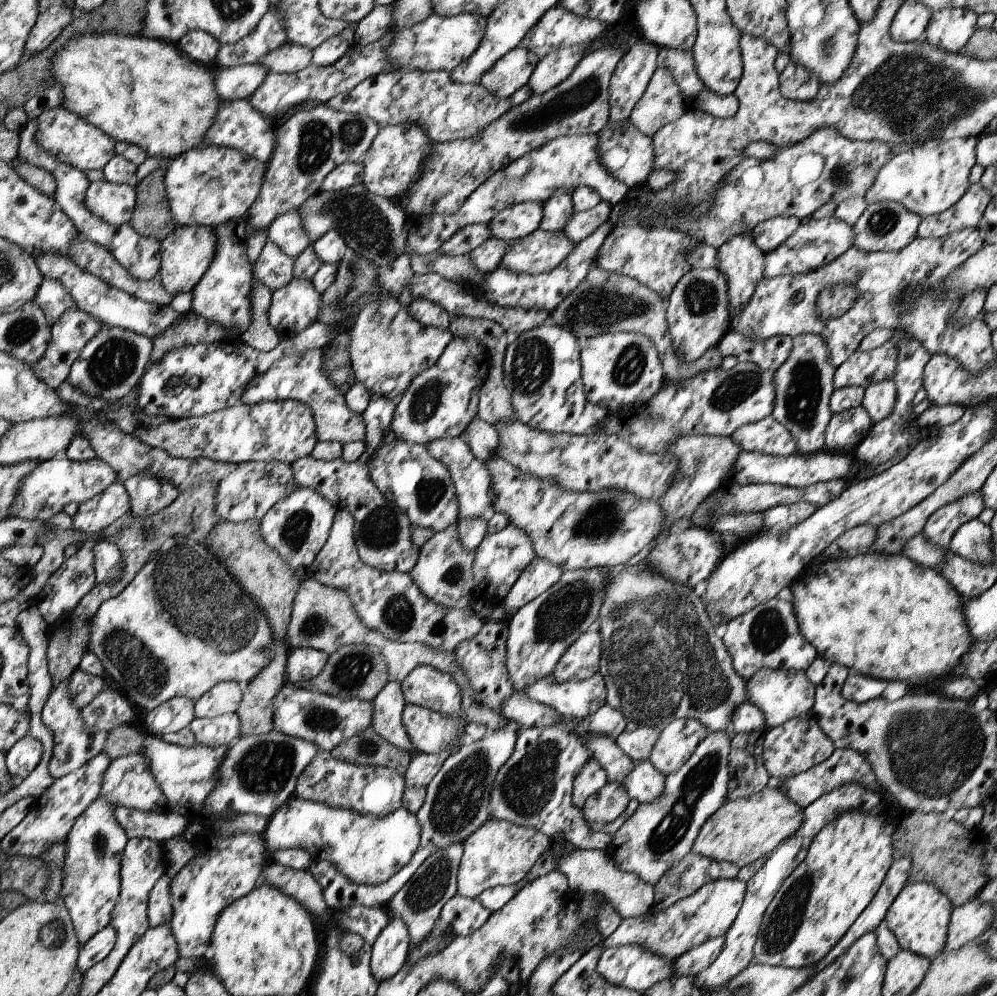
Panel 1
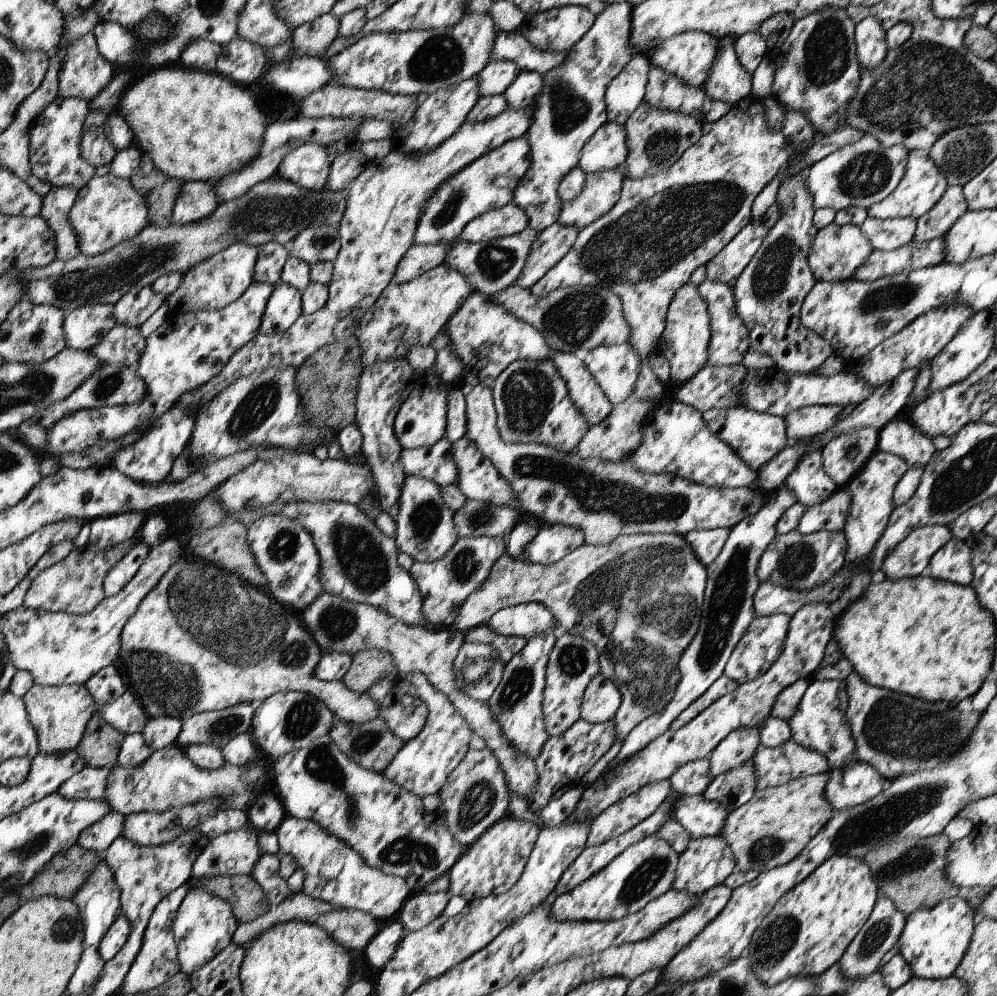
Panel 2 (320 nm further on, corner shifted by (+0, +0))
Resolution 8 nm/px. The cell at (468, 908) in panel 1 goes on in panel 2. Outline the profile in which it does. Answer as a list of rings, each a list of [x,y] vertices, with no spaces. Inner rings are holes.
[[[447,892],[411,894],[399,910],[398,920],[408,932],[420,930],[442,915],[449,898]]]

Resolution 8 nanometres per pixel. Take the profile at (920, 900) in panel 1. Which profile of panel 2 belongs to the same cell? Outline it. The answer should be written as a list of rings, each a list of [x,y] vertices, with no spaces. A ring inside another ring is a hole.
[[[957,896],[941,900],[932,908],[916,910],[905,922],[898,942],[899,954],[910,965],[914,977],[950,978],[968,950],[976,922],[976,910]]]

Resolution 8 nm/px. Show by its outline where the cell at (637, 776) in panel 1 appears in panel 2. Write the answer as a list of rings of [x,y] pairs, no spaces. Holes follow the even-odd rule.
[[[703,795],[679,796],[672,816],[690,833],[692,839],[717,837],[724,828],[729,812],[716,801],[708,801]]]

